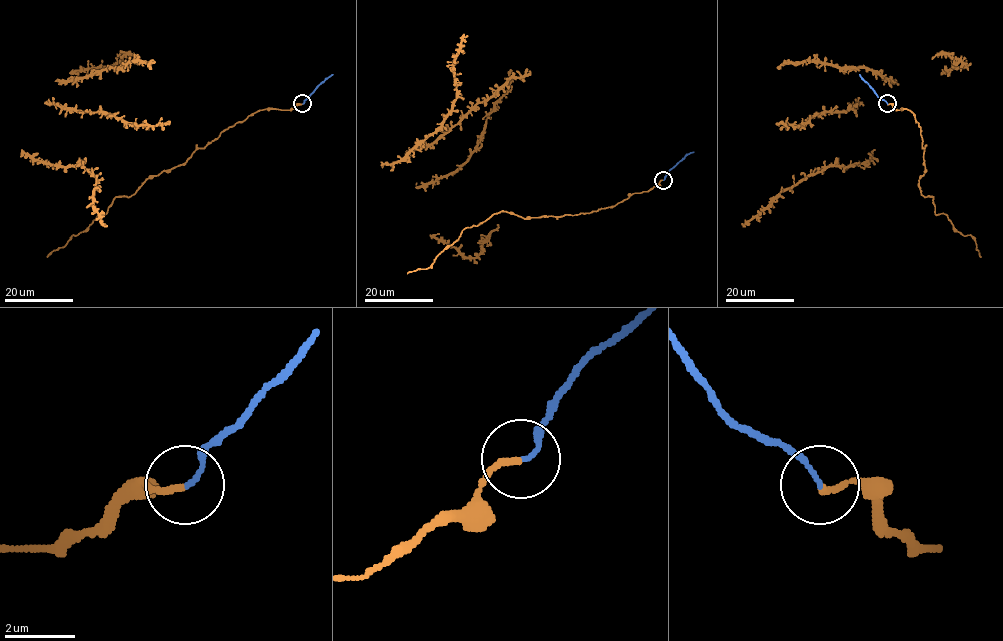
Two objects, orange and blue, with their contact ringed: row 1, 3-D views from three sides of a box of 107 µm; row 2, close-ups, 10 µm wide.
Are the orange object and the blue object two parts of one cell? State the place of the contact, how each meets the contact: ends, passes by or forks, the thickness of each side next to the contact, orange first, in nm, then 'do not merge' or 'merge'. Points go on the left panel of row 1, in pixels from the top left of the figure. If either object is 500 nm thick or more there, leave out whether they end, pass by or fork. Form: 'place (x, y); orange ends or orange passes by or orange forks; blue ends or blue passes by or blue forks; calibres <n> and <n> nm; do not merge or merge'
place (302, 103); orange ends; blue ends; calibres 160 and 110 nm; do not merge

